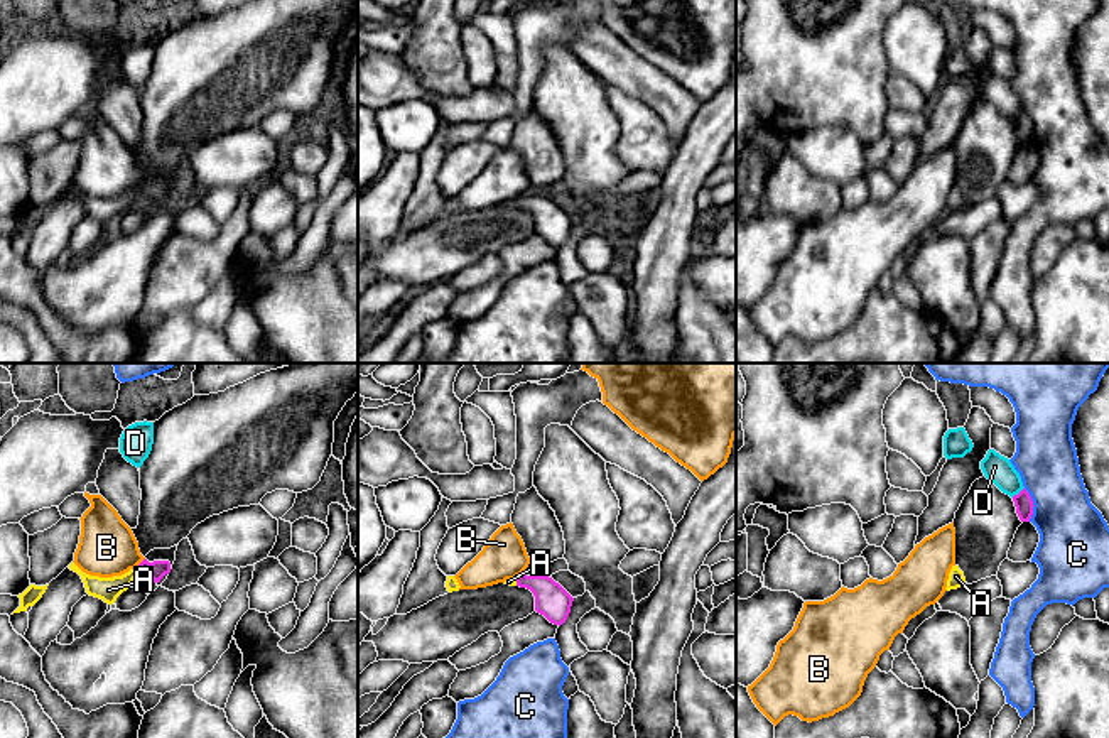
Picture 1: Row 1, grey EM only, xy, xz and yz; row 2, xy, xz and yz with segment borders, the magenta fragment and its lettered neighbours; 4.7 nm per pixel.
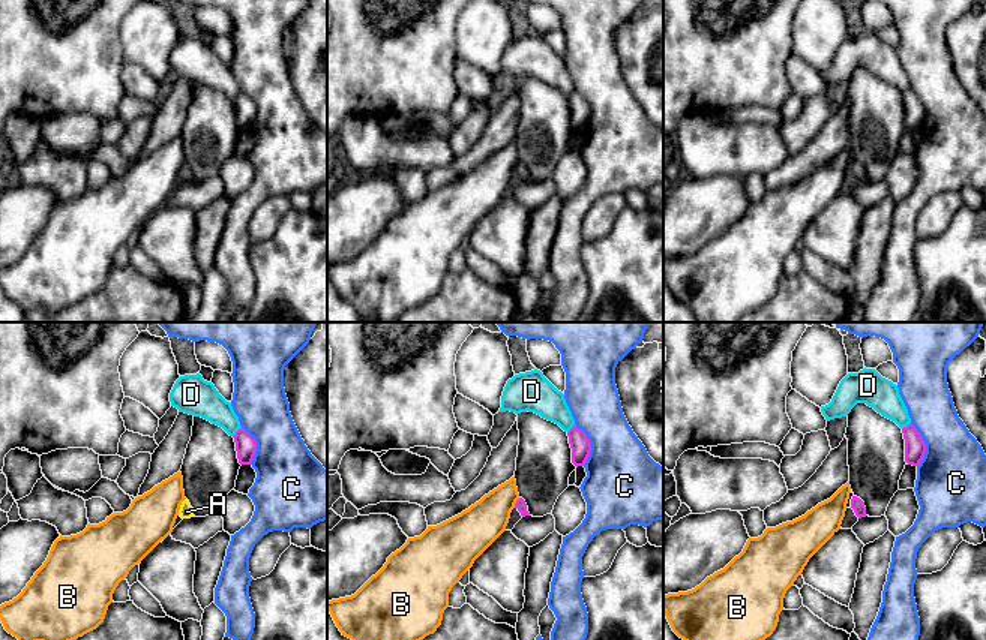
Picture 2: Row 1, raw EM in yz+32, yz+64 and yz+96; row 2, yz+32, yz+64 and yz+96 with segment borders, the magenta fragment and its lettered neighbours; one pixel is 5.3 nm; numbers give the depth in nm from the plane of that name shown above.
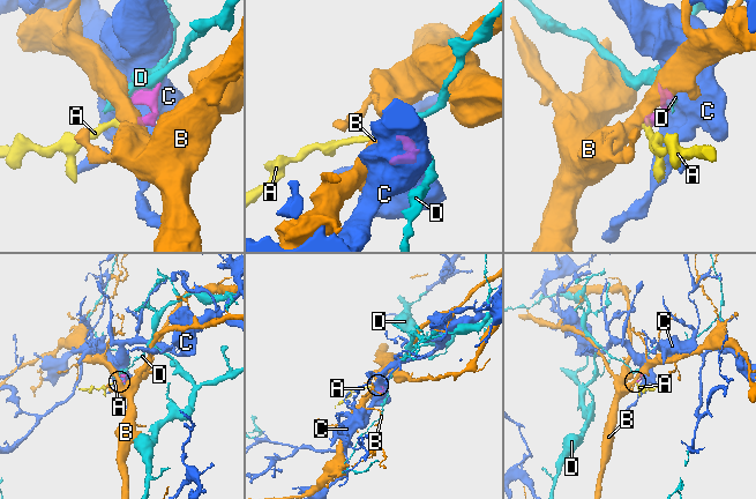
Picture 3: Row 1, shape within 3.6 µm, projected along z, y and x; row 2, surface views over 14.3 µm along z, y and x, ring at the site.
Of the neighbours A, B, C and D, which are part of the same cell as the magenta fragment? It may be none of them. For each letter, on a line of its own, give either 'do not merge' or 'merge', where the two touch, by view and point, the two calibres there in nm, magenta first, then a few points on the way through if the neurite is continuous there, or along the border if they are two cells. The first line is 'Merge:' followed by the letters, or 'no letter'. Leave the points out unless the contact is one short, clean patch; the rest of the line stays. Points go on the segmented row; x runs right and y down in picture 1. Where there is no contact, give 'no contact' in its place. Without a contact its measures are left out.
Merge: A
A: merge | xy (139, 569) | 90/110 nm | across xy (157, 569), (139, 569), (108, 590)
B: do not merge | xy (140, 563) | 90/280 nm | along xy (144, 558), (137, 566)
C: do not merge | yz (1033, 505) | 90/340 nm | along yz (1023, 488), (1033, 505), (1030, 520)
D: do not merge | yz (1018, 493) | 90/130 nm

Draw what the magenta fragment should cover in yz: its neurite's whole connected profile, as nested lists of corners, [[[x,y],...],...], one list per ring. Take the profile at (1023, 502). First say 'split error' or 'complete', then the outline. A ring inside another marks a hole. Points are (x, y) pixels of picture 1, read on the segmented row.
complete | [[[1023,488],[1018,495],[1013,497],[1013,502],[1020,520],[1030,522],[1035,507],[1030,493]]]

